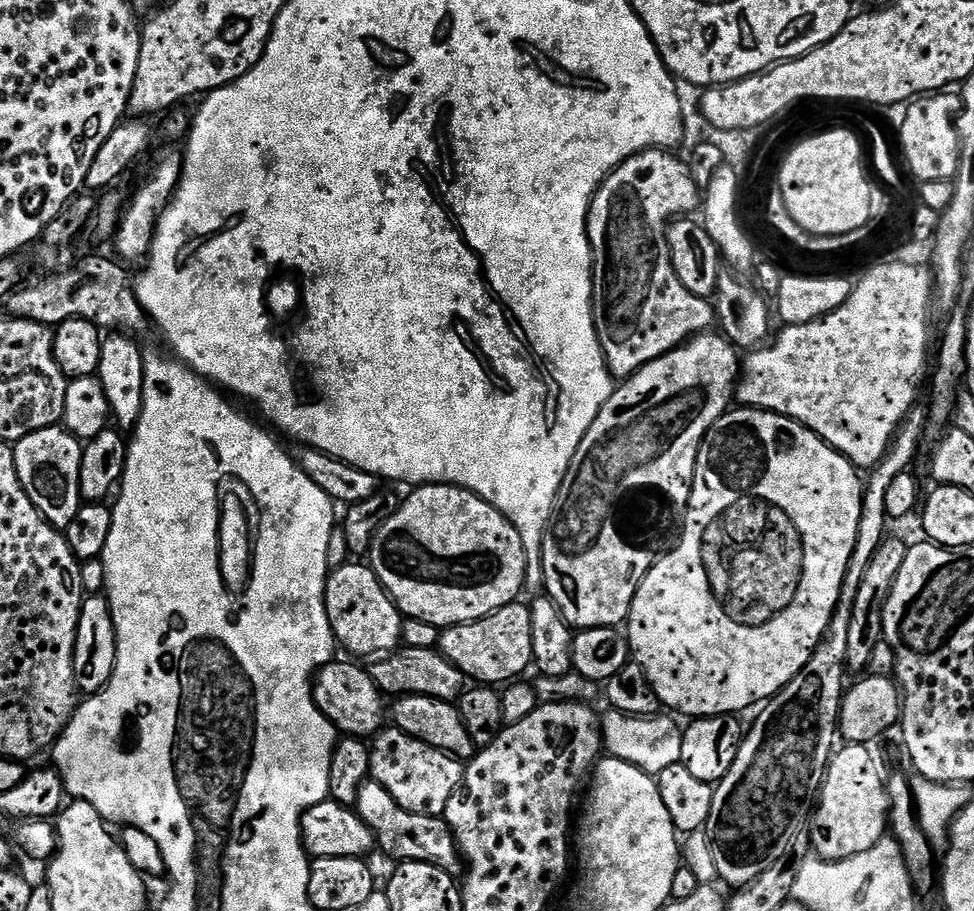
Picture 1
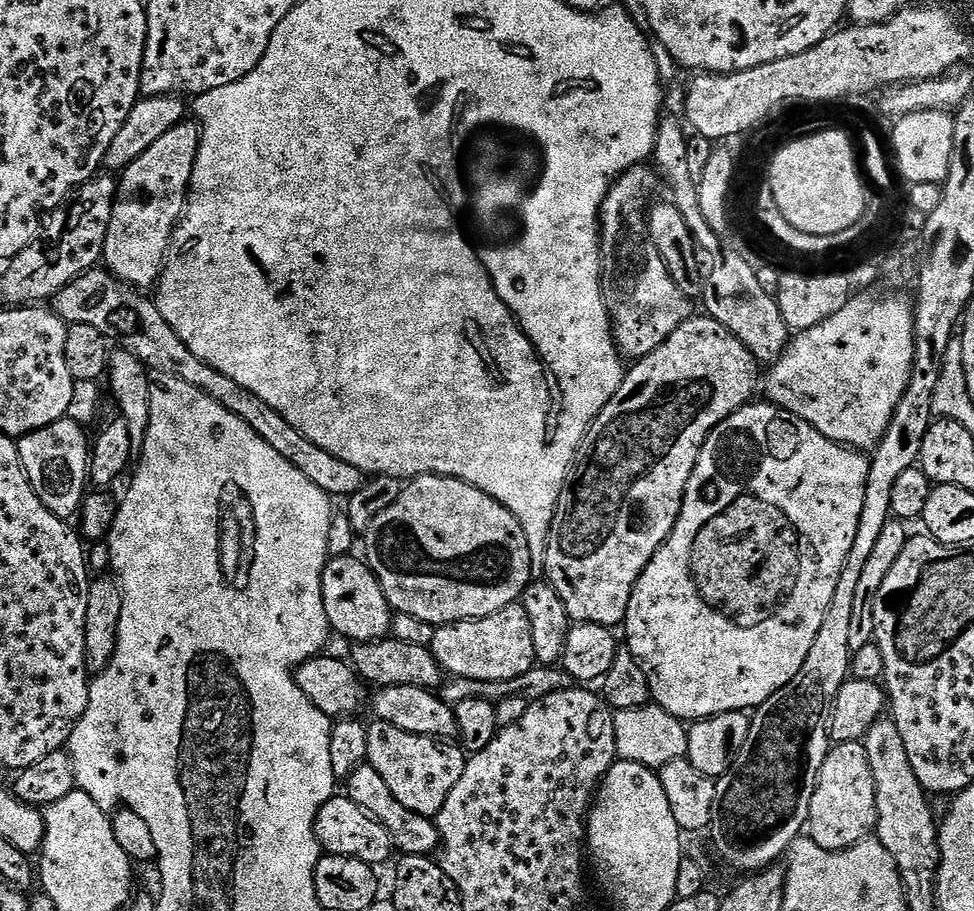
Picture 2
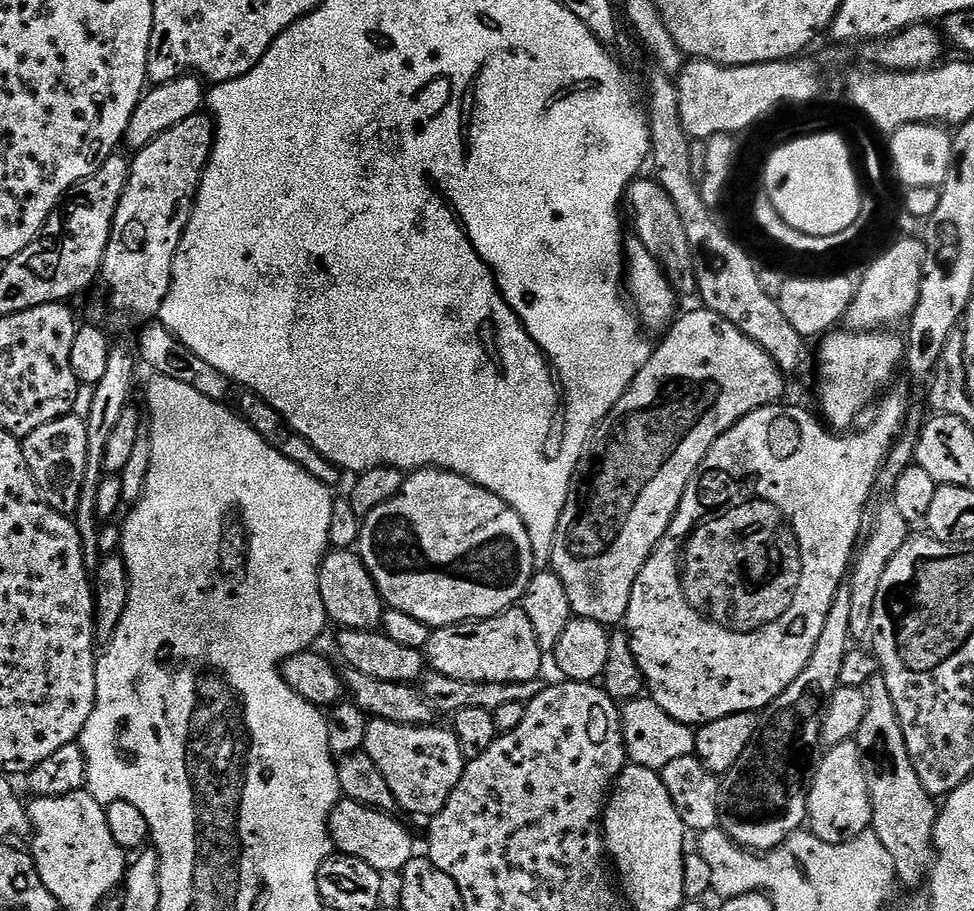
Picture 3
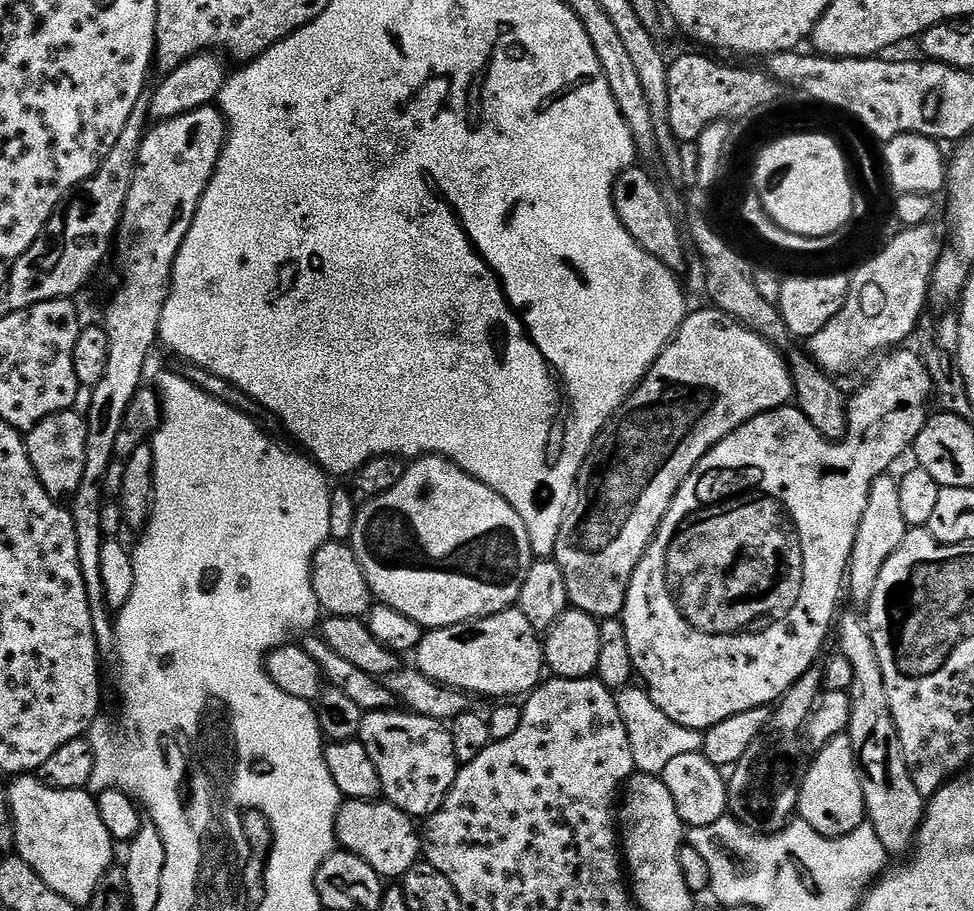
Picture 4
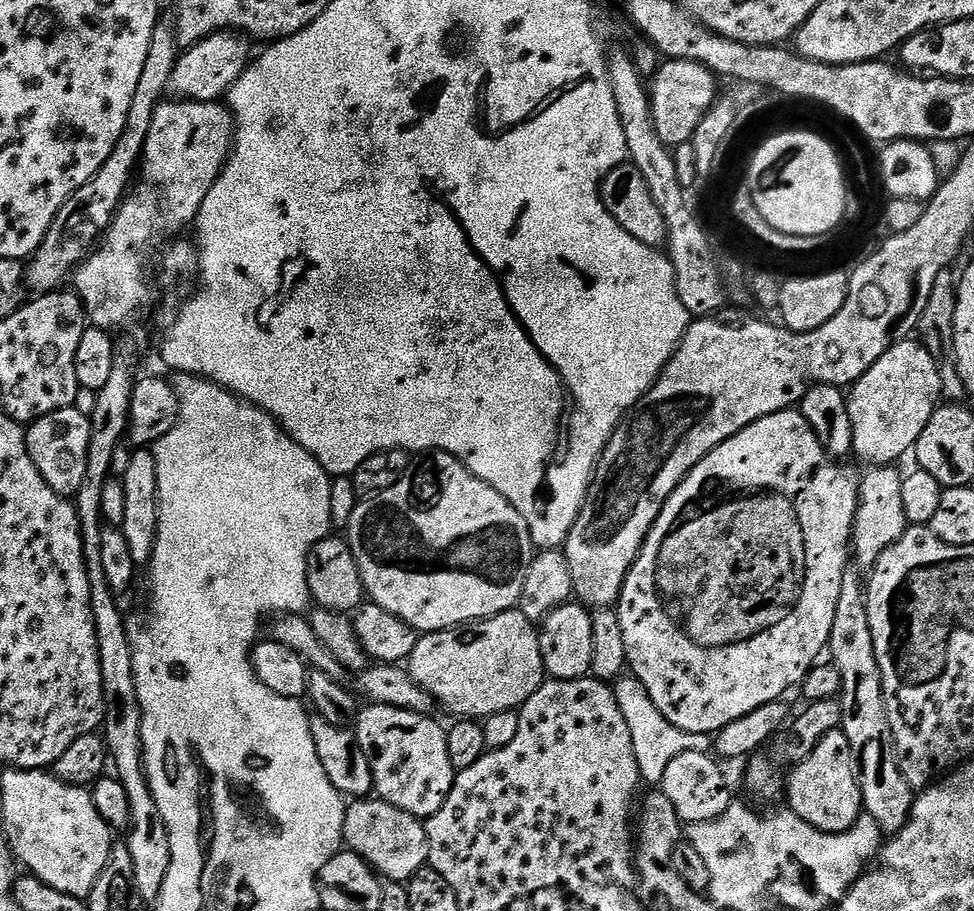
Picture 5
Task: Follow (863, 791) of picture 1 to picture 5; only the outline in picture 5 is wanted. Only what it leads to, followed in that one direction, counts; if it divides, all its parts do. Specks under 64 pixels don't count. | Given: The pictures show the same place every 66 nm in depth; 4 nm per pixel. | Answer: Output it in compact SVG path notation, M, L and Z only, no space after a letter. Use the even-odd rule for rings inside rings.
M842 730L822 737L811 754L791 772L786 780L786 801L787 807L798 814L798 818L823 832L845 832L854 826L862 814L864 803L856 781L850 742Z

